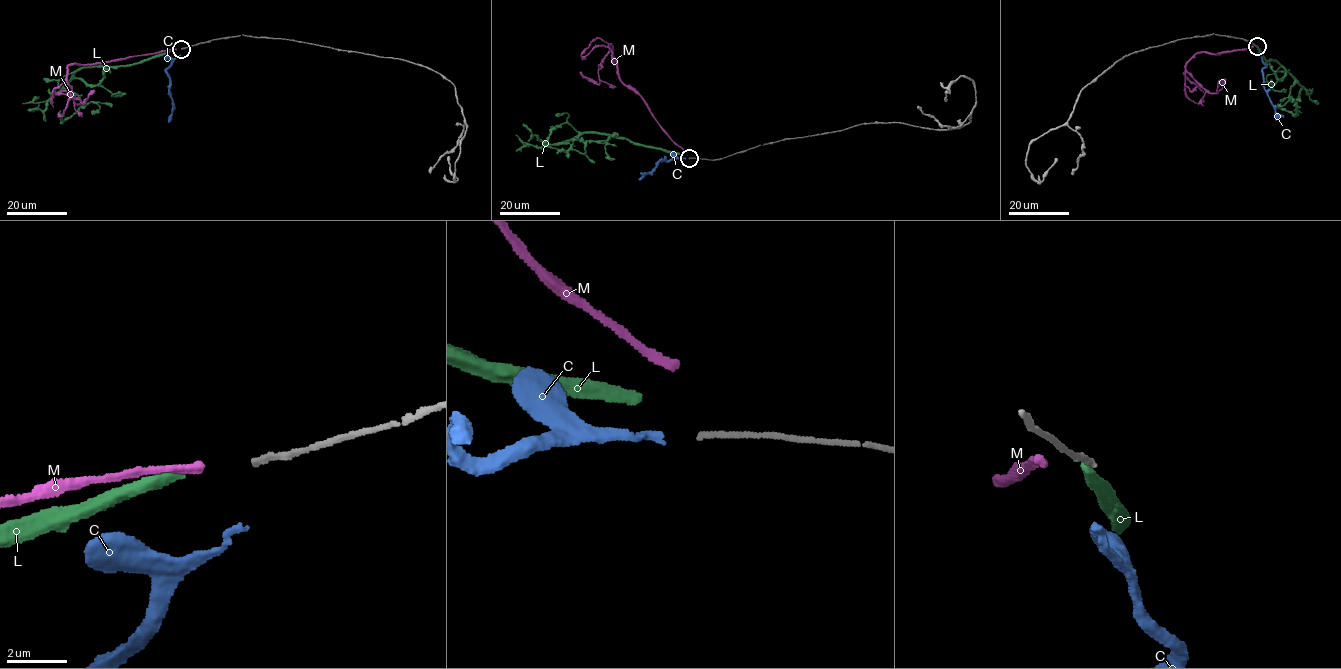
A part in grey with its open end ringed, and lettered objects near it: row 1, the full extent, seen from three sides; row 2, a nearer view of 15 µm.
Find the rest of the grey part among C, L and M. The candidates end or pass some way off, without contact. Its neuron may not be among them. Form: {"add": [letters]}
{"add": []}

